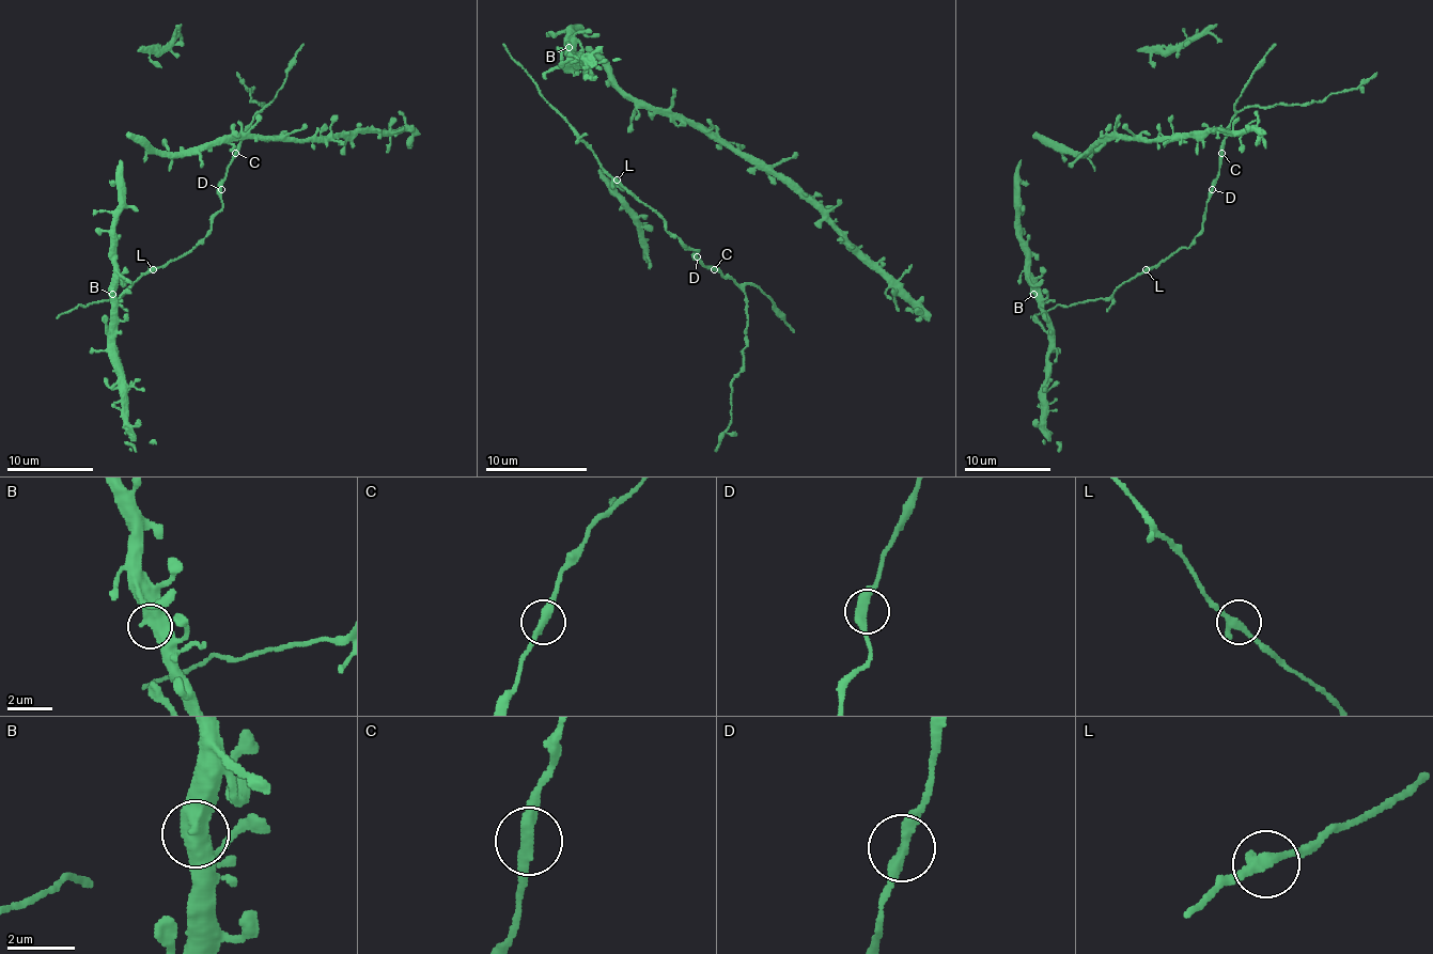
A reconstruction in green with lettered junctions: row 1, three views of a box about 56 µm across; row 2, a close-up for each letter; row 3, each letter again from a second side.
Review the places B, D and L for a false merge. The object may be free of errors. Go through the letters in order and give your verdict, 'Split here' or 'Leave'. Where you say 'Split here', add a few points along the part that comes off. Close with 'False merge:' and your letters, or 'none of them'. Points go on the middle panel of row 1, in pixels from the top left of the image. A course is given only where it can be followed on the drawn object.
B: Leave
D: Leave
L: Leave
False merge: none of them

